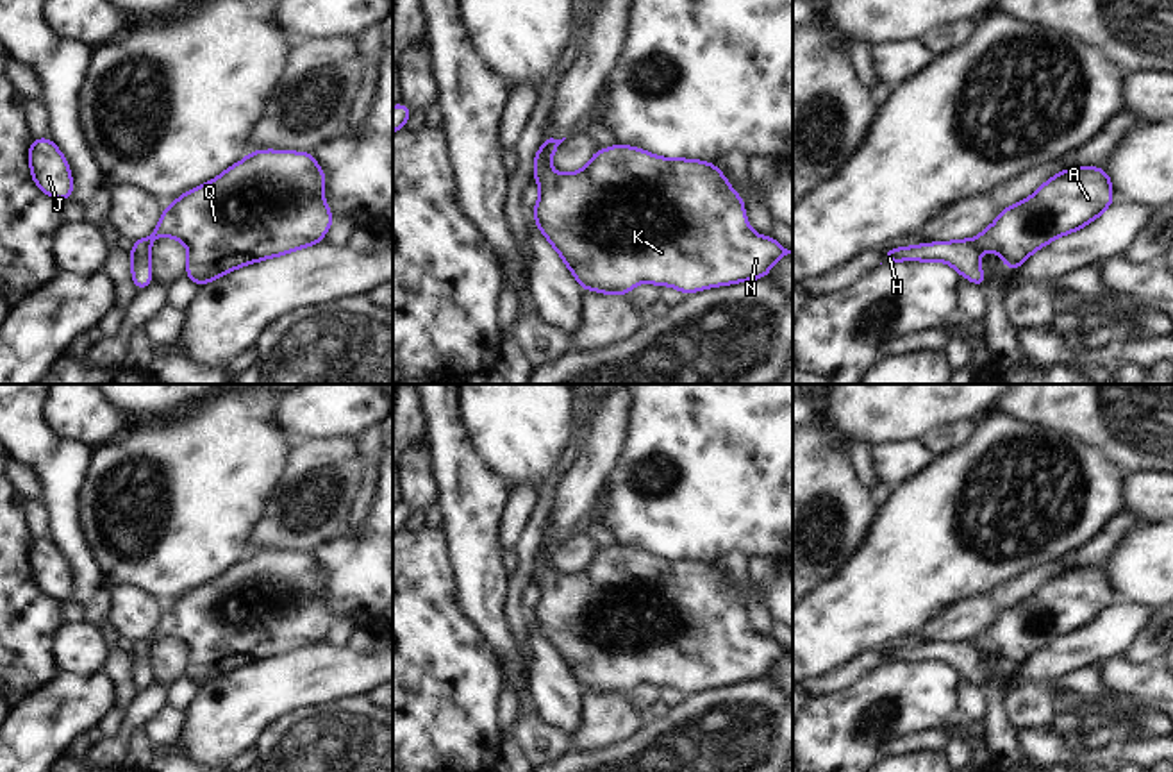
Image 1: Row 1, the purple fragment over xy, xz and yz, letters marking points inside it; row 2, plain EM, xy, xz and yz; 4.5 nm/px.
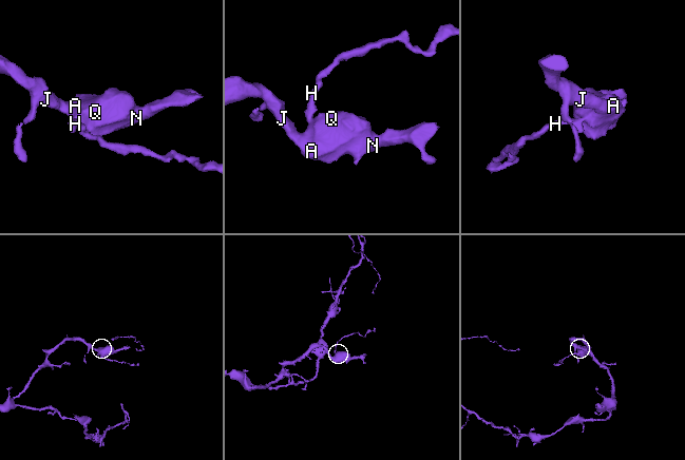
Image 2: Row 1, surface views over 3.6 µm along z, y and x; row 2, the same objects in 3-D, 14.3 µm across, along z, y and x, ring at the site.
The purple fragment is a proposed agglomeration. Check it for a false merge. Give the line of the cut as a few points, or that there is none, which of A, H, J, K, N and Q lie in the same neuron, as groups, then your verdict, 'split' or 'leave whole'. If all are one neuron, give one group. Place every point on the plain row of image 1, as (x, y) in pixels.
no cut; A H J K N Q; leave whole

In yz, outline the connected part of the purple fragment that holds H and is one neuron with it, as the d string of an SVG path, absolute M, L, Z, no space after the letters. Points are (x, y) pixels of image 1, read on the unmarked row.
M1094 566L1069 568L1046 581L1032 597L1003 609L996 622L982 631L973 642L955 640L944 643L921 643L898 647L884 654L882 663L894 661L944 661L977 686L986 686L980 670L980 650L996 652L1005 667L1019 670L1023 661L1059 636L1075 633L1107 611L1112 600L1111 577Z

